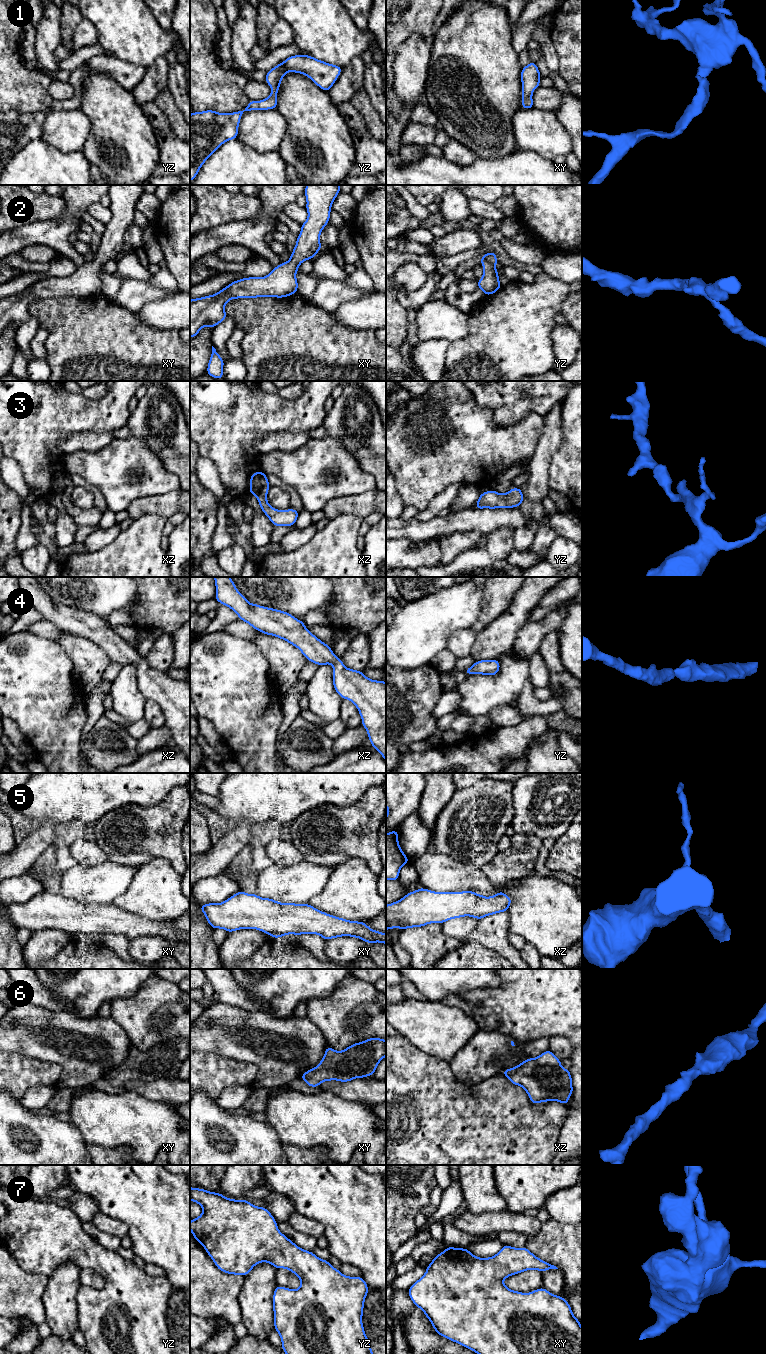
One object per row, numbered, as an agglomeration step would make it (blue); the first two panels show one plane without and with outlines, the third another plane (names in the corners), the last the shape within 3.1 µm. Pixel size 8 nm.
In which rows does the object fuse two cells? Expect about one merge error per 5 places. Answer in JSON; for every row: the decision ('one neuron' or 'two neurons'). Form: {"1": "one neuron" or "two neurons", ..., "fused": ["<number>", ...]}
{"1": "one neuron", "2": "one neuron", "3": "one neuron", "4": "one neuron", "5": "one neuron", "6": "one neuron", "7": "one neuron", "fused": []}

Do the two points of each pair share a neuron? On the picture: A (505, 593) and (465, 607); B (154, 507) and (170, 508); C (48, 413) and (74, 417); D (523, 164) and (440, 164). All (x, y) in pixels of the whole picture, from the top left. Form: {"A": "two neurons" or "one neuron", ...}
{"A": "two neurons", "B": "one neuron", "C": "one neuron", "D": "one neuron"}

